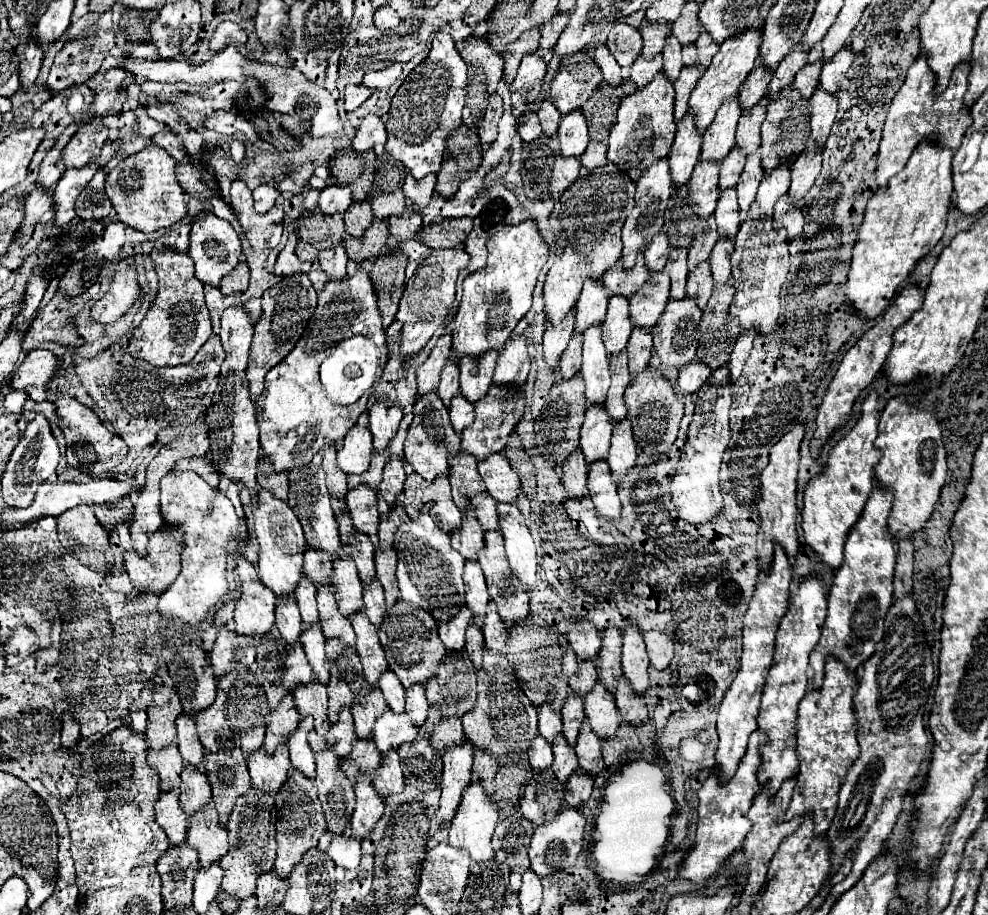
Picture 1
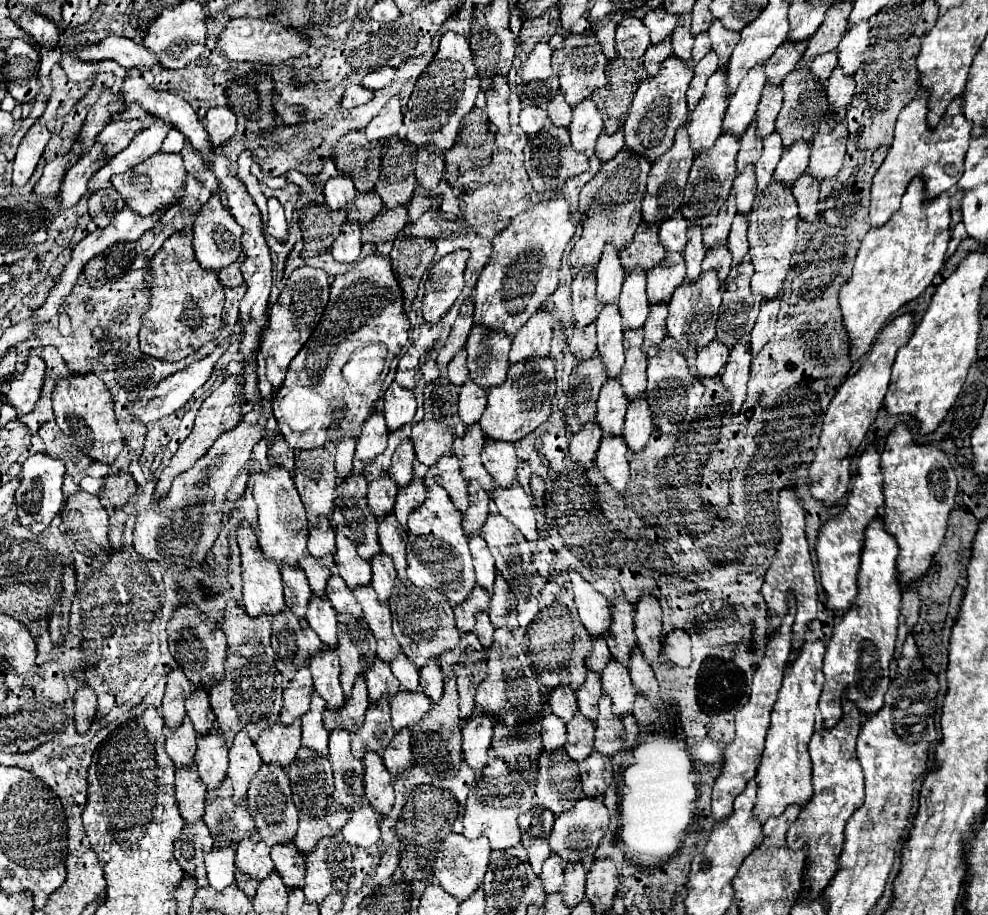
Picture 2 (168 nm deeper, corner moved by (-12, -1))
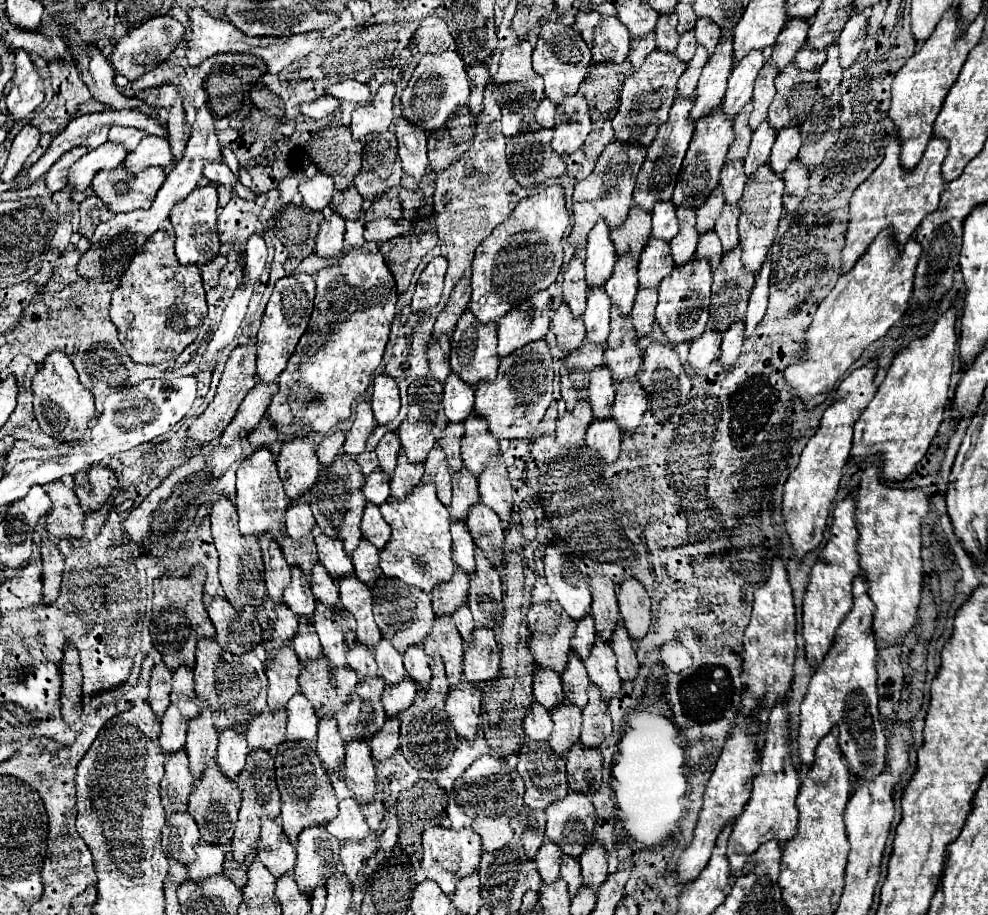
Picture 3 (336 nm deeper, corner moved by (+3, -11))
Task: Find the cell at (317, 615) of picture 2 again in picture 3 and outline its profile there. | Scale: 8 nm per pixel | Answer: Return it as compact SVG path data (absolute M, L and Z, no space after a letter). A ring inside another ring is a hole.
M293 568L291 574L291 584L289 588L285 588L285 604L289 606L289 610L293 614L297 614L299 618L313 618L315 612L315 598L311 594L311 580L307 574L303 574L301 570Z

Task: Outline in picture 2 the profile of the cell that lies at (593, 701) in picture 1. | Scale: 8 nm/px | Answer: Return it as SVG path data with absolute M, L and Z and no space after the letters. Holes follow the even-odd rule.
M614 658L608 662L608 666L600 672L602 678L602 690L612 698L614 710L618 716L624 716L632 710L636 692L630 680L630 672L624 664L618 664Z

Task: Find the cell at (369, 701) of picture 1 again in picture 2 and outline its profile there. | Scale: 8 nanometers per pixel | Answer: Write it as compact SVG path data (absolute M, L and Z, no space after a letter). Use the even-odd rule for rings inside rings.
M380 658L374 660L374 664L366 672L365 680L368 694L370 694L370 702L376 702L378 698L385 695L390 699L400 691L400 682L392 674L390 664Z

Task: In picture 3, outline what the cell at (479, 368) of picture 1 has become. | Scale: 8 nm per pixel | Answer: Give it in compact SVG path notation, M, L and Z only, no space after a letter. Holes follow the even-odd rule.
M465 310L465 314L459 318L453 338L451 338L451 368L453 368L453 372L457 376L461 376L461 380L471 386L485 382L485 380L495 380L497 366L499 366L495 348L497 348L495 324L479 324L477 318L471 316L469 310Z

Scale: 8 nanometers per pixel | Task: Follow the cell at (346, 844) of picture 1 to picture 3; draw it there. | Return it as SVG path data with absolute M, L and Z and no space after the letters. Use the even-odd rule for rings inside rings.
M355 798L341 800L339 814L327 824L327 832L337 840L363 840L369 832L369 826L365 824L361 804Z

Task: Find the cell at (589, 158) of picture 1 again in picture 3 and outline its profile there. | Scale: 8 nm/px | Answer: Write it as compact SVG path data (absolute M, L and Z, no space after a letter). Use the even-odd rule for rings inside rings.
M605 124L603 130L593 130L593 132L587 136L585 144L583 144L583 152L585 152L587 160L589 160L589 162L595 162L595 160L599 158L599 154L603 152L603 148L605 148L609 142L613 142L613 128L611 128L611 124Z

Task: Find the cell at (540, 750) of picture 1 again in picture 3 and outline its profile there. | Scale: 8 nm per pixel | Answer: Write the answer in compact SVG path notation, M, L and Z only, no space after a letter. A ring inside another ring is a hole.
M533 702L529 714L525 716L523 722L523 730L531 740L549 740L549 734L553 730L553 722L551 722L551 714L537 702Z

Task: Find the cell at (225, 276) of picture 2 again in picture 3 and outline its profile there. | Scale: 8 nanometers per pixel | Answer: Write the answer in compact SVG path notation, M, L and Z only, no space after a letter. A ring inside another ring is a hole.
M217 256L213 262L205 264L201 268L201 276L203 276L203 284L205 288L215 288L217 282L219 282L219 272L223 270L223 266L227 264L227 258L225 256Z

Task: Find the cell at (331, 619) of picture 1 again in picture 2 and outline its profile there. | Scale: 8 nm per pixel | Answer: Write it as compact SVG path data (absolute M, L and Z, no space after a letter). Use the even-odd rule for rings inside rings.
M332 574L328 578L328 586L326 586L326 596L330 598L332 606L336 612L350 612L354 616L362 616L360 604L354 598L352 590L348 590L346 582L340 578L340 574Z

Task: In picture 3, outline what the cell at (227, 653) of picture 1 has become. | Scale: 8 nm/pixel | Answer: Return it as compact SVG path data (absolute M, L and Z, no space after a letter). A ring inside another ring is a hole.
M213 598L207 604L207 614L217 630L217 644L227 652L241 656L261 642L261 626L257 624L255 608L243 608L239 612L225 598Z

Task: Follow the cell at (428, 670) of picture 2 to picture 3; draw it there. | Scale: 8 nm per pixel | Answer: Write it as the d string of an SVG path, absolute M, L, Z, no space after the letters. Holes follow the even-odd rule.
M409 646L405 652L405 670L407 676L421 688L427 692L427 684L431 678L431 668L429 668L429 658L425 656L421 646Z

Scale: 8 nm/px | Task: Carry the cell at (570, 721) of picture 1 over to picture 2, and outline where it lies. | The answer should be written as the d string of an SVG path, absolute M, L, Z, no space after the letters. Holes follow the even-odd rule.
M588 672L586 682L578 688L576 699L578 708L584 716L596 718L598 714L598 700L602 696L602 686L600 686L600 674L598 672Z

